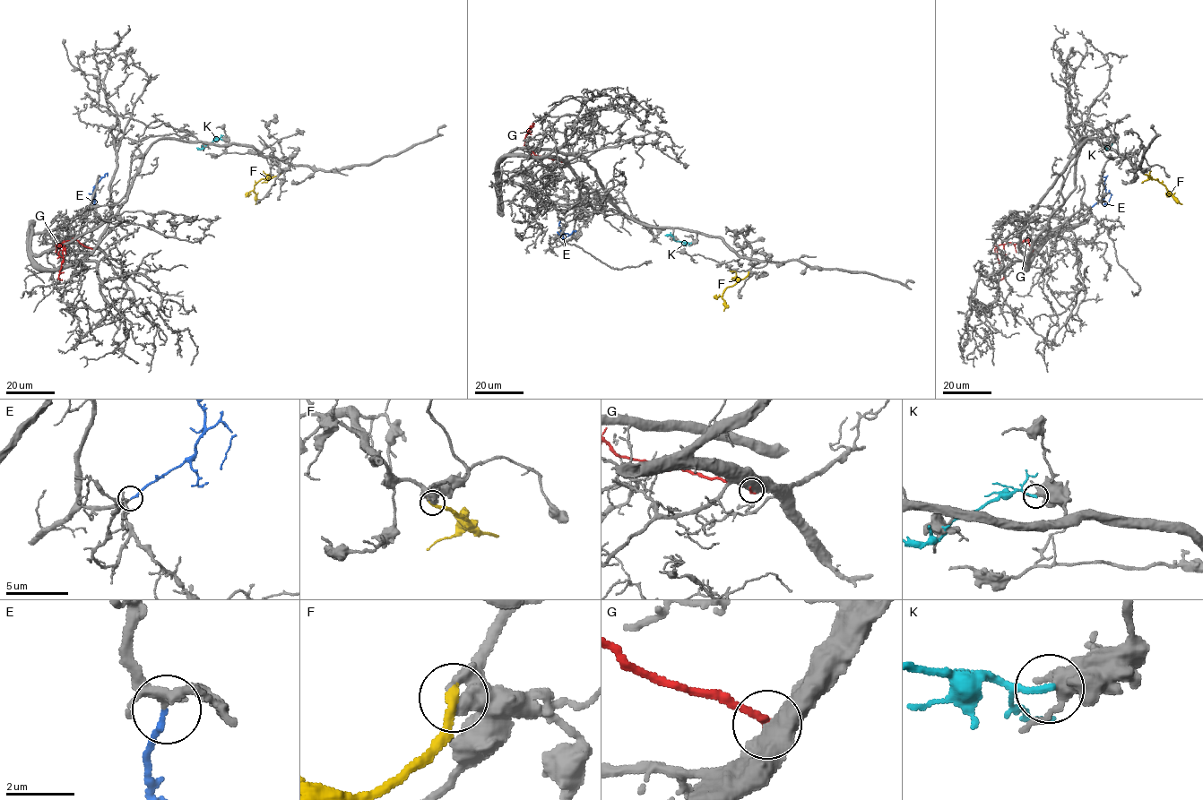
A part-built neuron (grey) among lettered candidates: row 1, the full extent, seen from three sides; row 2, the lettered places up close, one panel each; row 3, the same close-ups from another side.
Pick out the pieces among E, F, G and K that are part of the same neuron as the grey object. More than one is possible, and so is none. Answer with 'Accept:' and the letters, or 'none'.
Accept: E, F

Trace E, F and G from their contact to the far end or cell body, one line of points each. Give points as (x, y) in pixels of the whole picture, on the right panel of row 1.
E: (1091, 207), (1105, 194), (1105, 177), (1102, 173), (1103, 176)
F: (1143, 173), (1157, 179), (1182, 204)
G: (1033, 250), (1028, 240), (999, 245), (997, 257), (1003, 277), (999, 279)

